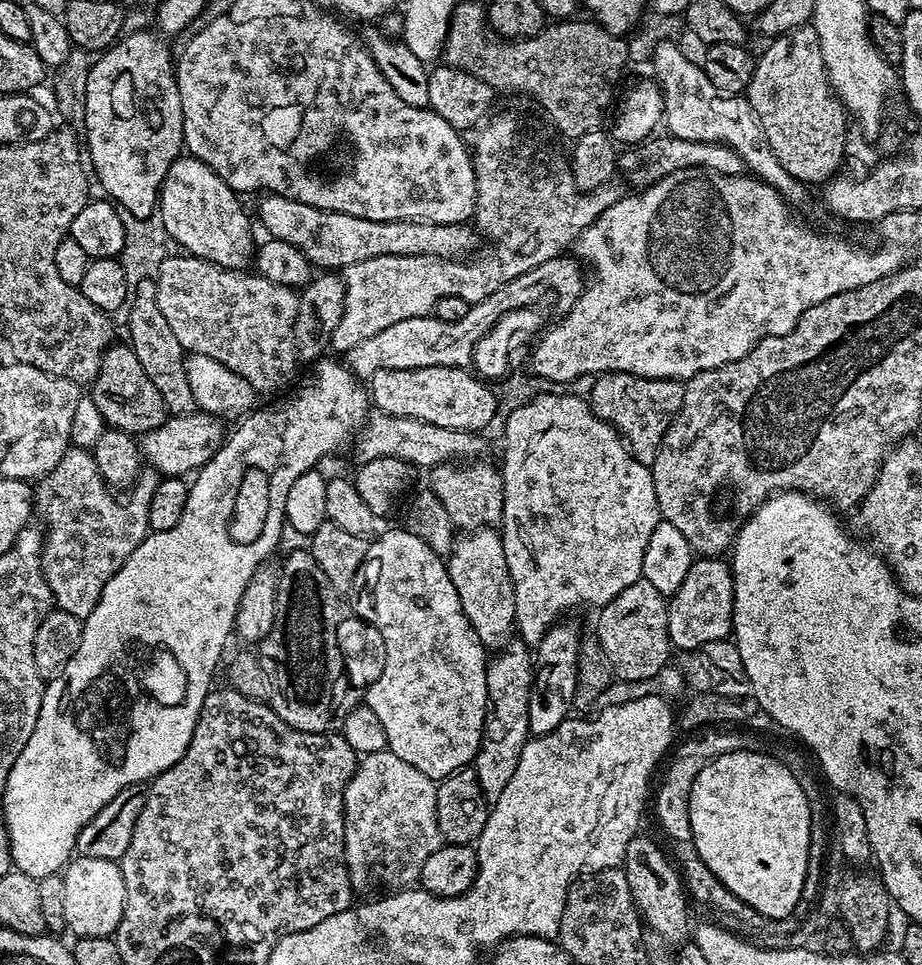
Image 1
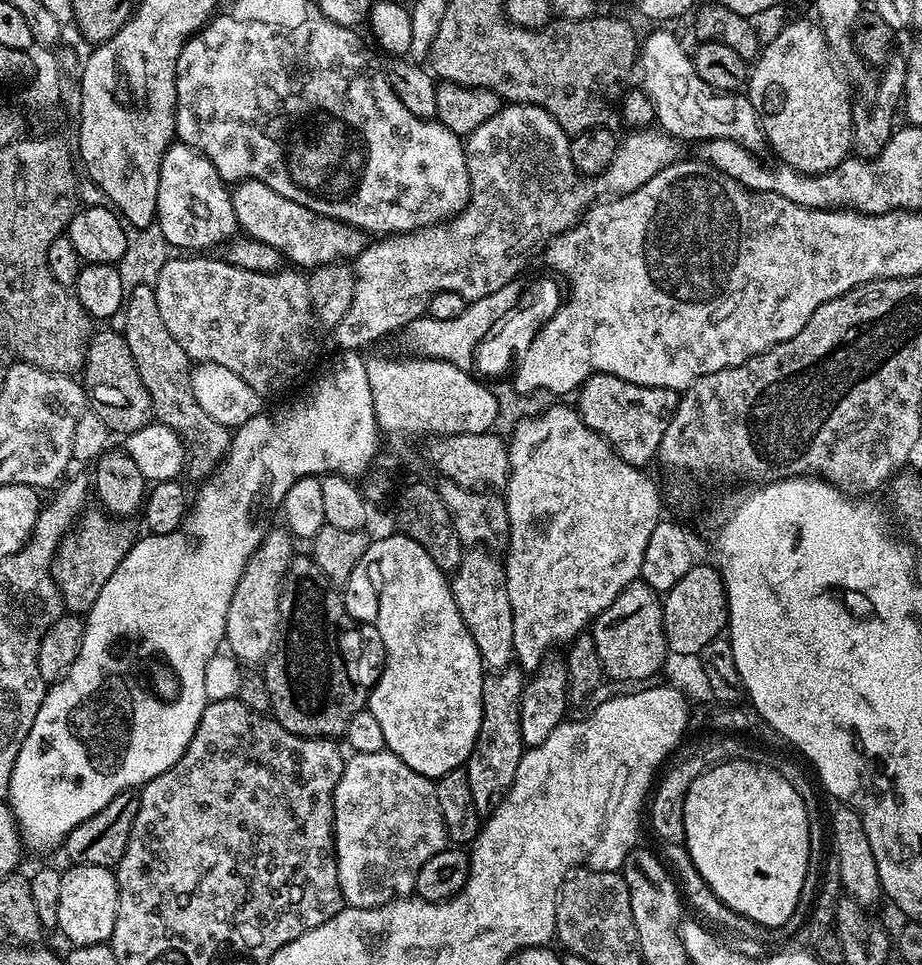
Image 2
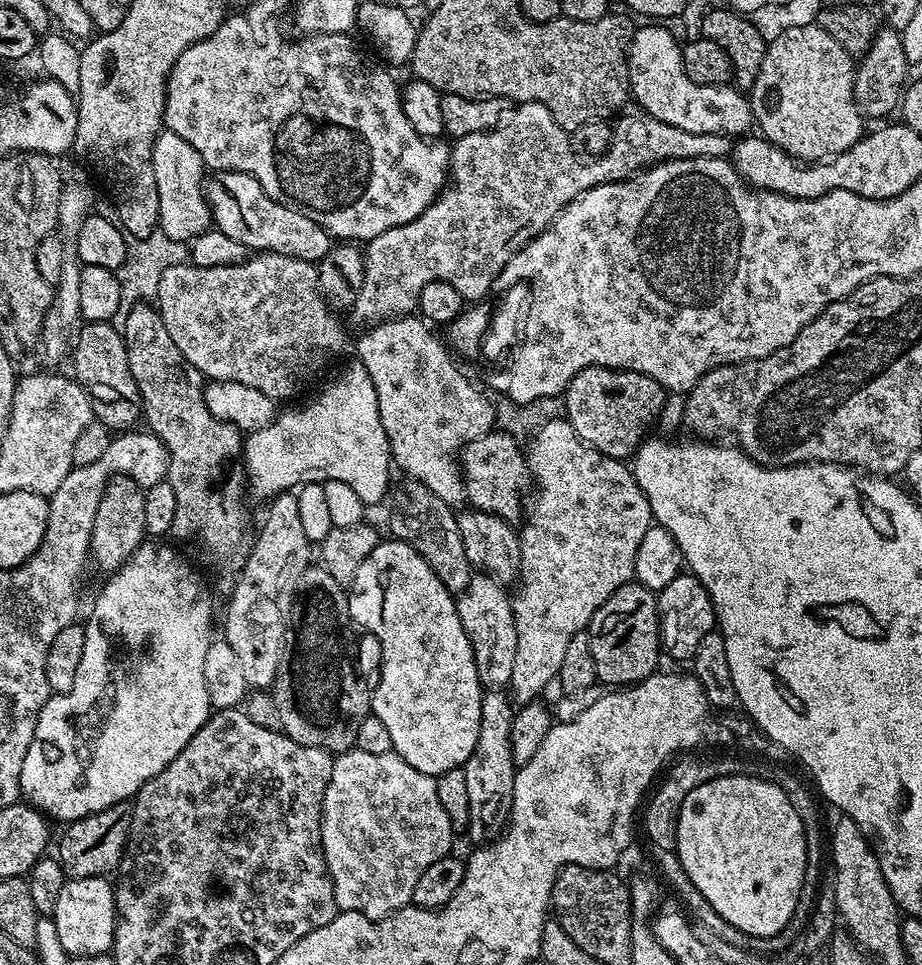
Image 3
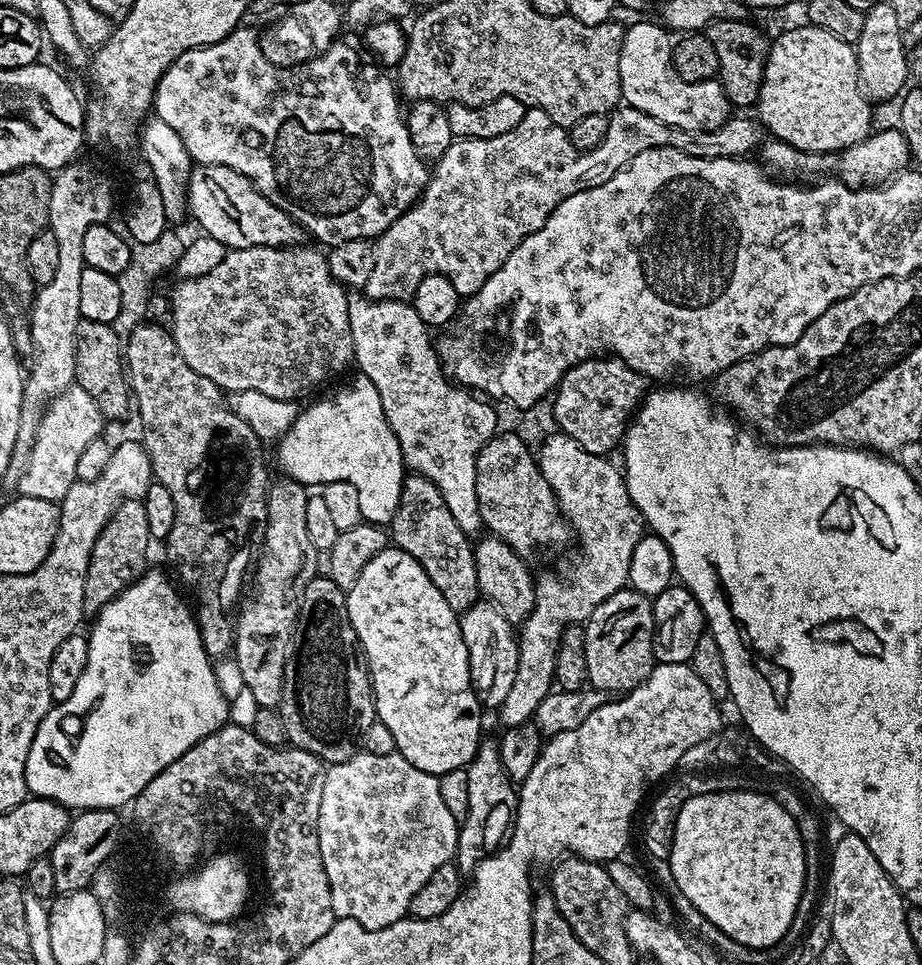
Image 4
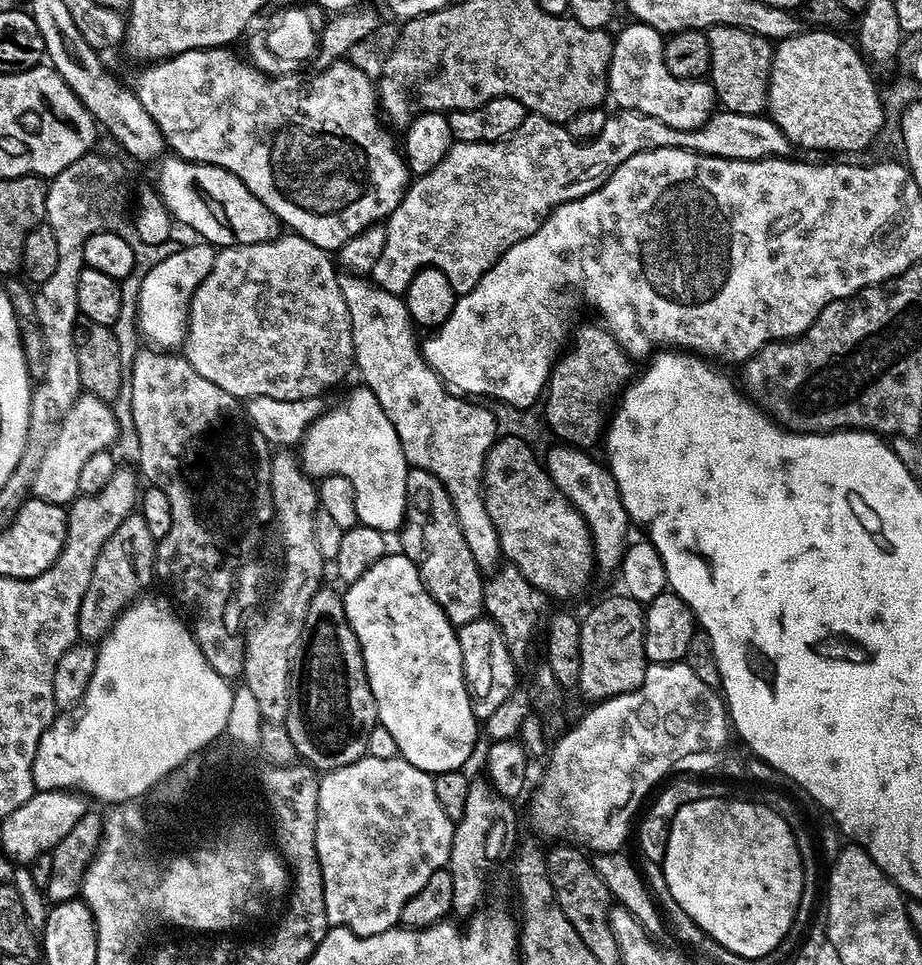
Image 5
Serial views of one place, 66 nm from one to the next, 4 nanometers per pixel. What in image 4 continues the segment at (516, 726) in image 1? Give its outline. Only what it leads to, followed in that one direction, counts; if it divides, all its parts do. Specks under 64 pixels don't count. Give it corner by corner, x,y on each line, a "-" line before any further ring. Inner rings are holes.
481,743
480,749
468,763
467,770
470,782
470,810
466,810
466,818
460,824
454,863
461,873
471,874
478,862
485,860
505,843
514,823
518,792
502,766
500,750
495,743

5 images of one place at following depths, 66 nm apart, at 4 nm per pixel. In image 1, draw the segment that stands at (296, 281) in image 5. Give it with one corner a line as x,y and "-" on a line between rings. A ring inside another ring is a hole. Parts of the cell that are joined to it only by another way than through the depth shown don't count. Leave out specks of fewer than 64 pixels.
169,254
165,257
154,279
158,290
158,306
162,306
162,315
166,317
170,330
174,330
174,338
178,338
185,353
222,362
222,366
246,378
253,393
276,392
286,387
296,372
298,357
294,330
302,301
295,296
297,293
291,287
276,284
263,275
247,276
249,273
244,270
220,268
198,256
179,255

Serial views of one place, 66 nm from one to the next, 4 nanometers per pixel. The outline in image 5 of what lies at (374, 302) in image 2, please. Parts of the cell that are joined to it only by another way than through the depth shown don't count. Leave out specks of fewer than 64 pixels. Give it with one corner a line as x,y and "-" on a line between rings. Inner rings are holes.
620,110
615,114
609,115
606,126
602,126
602,134
583,142
573,140
563,123
528,114
522,124
503,140
479,144
453,143
441,164
409,183
400,205
388,217
386,246
382,246
382,258
374,262
374,270
370,273
372,283
387,292
403,294
421,268
437,268
446,274
456,293
474,290
482,274
486,274
486,270
490,270
490,266
494,266
494,262
498,262
514,242
522,242
522,238
534,234
534,230
542,226
544,219
558,205
598,190
608,181
610,174
626,162
626,158
639,152
655,148
685,148
703,156
727,160
788,158
794,152
786,134
782,134
774,121
764,114
755,116
716,110
702,127
694,130
666,126
666,122
658,122
658,118
650,118
641,112

